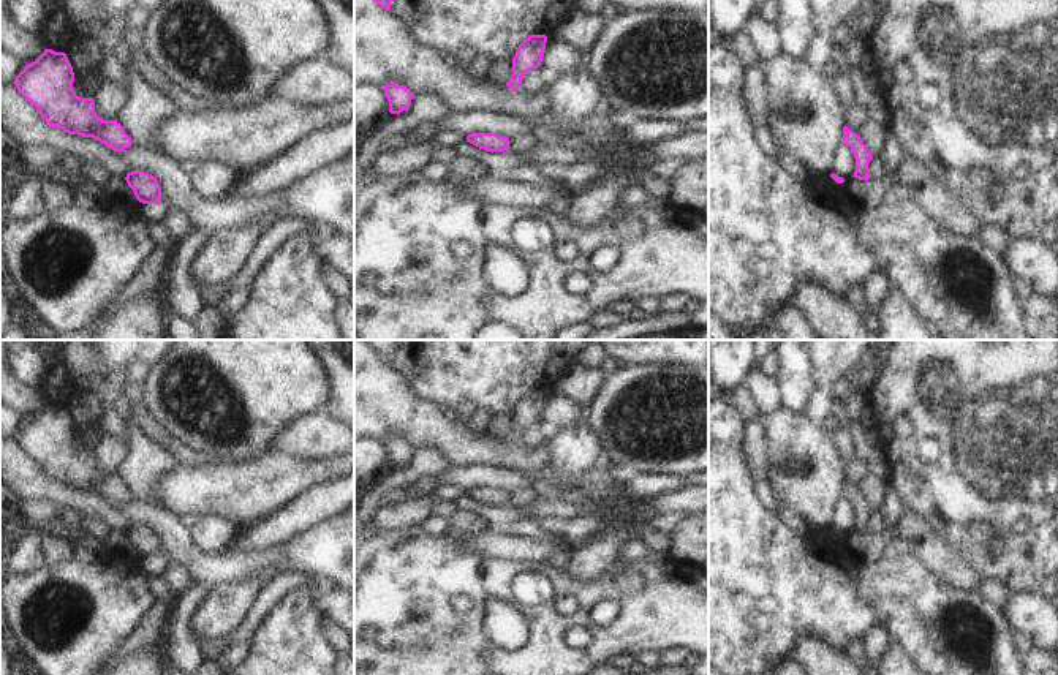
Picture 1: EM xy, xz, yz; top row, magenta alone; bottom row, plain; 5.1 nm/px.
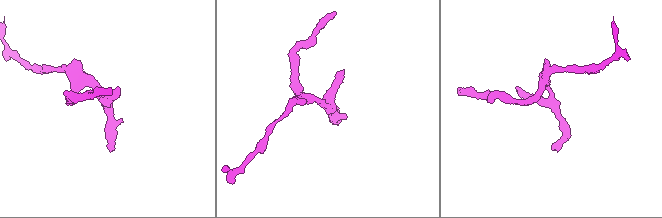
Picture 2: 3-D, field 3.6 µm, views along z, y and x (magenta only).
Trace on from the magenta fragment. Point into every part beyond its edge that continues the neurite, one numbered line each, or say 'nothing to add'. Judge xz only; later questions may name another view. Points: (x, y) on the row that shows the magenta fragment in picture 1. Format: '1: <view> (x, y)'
nothing to add

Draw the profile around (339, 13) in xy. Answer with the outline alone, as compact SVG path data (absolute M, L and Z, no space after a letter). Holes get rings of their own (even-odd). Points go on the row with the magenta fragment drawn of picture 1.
M316 0L329 25L324 57L334 65L354 71L354 0Z

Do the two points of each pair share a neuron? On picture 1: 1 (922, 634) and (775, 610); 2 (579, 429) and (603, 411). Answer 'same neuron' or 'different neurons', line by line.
1: same neuron
2: different neurons

